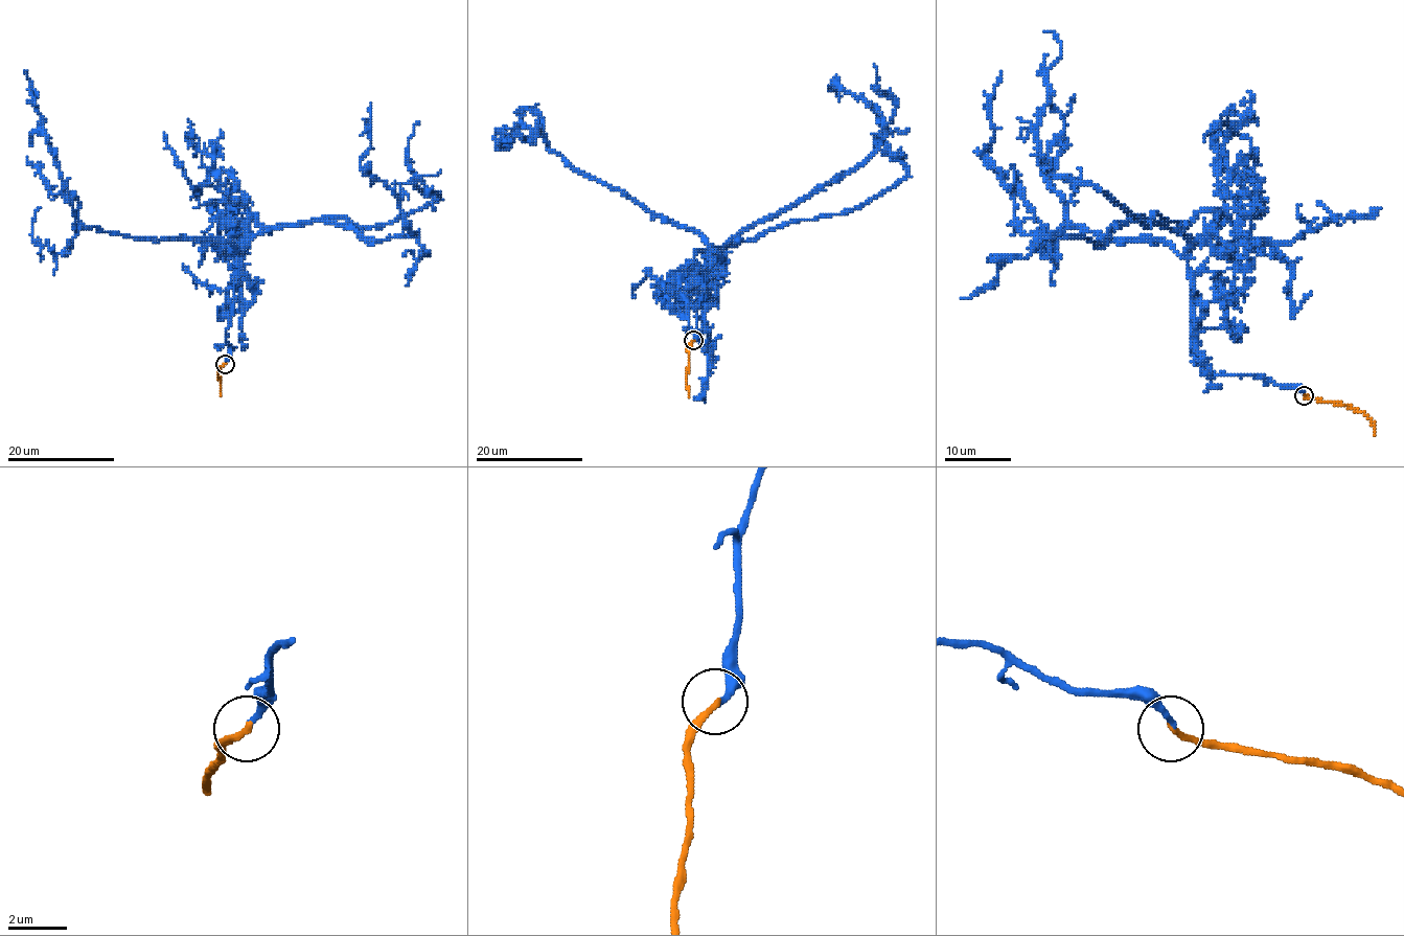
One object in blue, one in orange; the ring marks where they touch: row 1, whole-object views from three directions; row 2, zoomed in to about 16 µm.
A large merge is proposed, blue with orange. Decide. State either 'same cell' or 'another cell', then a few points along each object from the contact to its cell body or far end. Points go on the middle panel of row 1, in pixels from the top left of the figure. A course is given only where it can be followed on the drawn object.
same cell; course blue (693, 341), (703, 293), (694, 251), (722, 246), (853, 172), (880, 143), (882, 115), (831, 85), (838, 96); course orange (693, 340), (688, 349), (685, 382), (689, 396)

